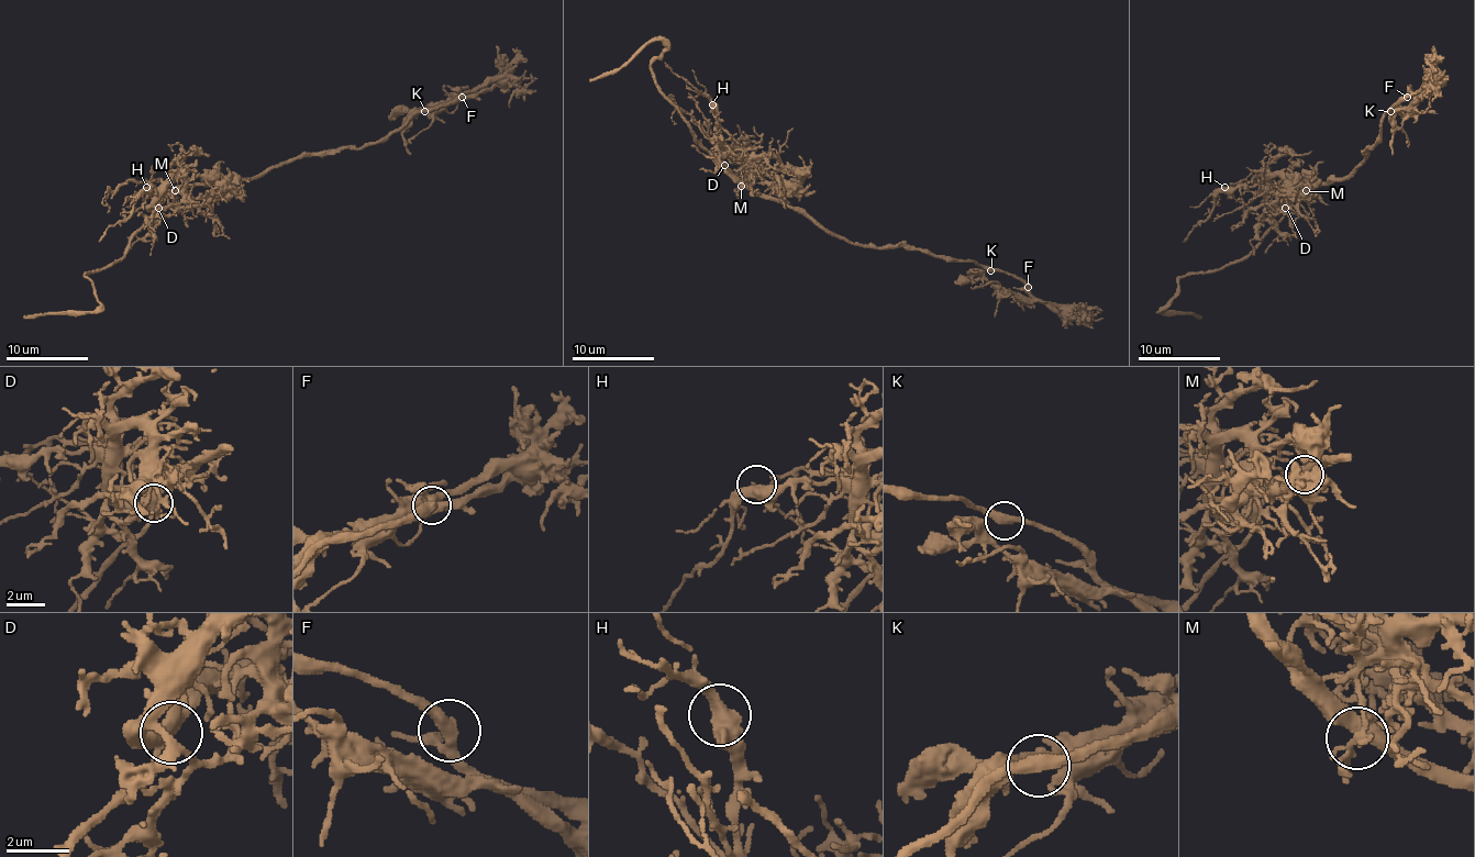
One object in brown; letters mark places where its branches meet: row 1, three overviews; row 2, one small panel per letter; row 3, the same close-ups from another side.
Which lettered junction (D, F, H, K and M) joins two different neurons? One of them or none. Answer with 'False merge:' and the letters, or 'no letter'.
False merge: no letter

